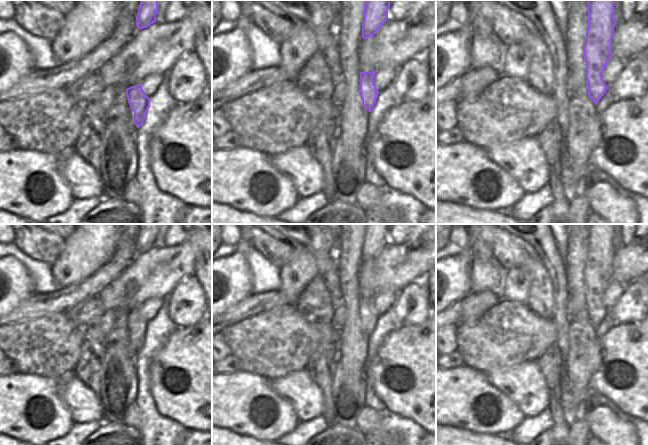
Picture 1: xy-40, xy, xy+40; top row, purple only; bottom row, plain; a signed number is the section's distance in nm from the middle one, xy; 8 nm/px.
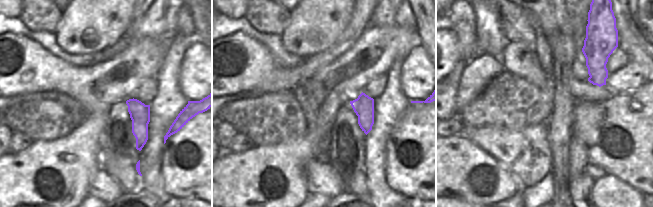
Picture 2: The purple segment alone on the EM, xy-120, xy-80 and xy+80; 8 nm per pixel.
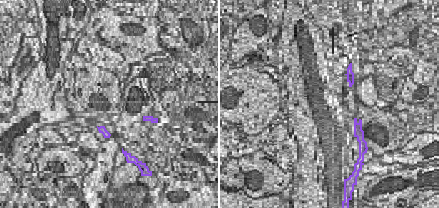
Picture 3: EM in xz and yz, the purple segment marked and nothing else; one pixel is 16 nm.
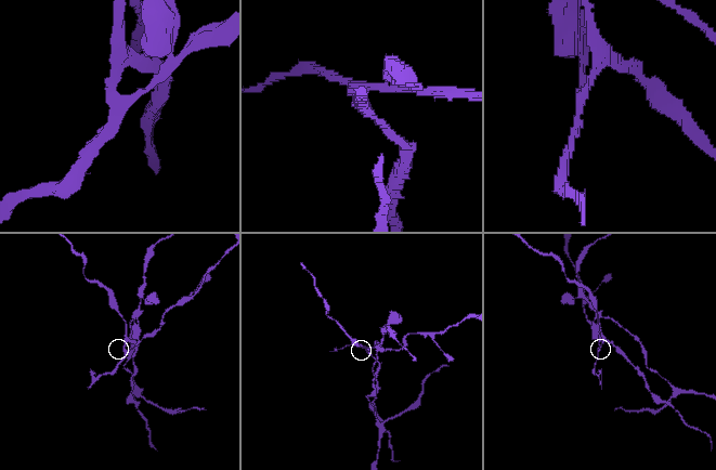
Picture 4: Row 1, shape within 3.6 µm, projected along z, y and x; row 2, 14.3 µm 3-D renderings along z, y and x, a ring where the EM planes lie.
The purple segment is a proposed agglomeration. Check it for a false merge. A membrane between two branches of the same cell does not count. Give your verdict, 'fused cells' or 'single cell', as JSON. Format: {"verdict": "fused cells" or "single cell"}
{"verdict": "fused cells"}

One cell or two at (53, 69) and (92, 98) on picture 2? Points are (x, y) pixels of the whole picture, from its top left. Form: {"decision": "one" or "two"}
{"decision": "one"}

